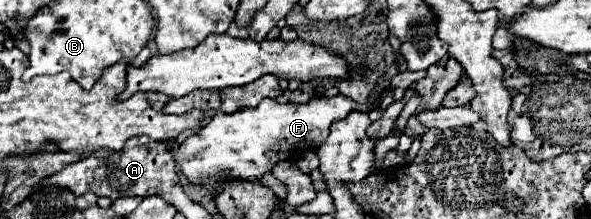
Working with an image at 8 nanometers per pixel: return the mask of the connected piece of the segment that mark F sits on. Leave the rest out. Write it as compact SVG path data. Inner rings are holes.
M338 94L334 98L314 98L306 104L280 104L274 98L264 98L256 108L242 108L234 114L216 112L200 132L178 146L176 162L190 182L206 186L220 184L226 178L258 180L278 160L294 160L304 150L316 150L326 140L330 124L346 118L354 108L370 110L372 104L358 106L354 100Z

